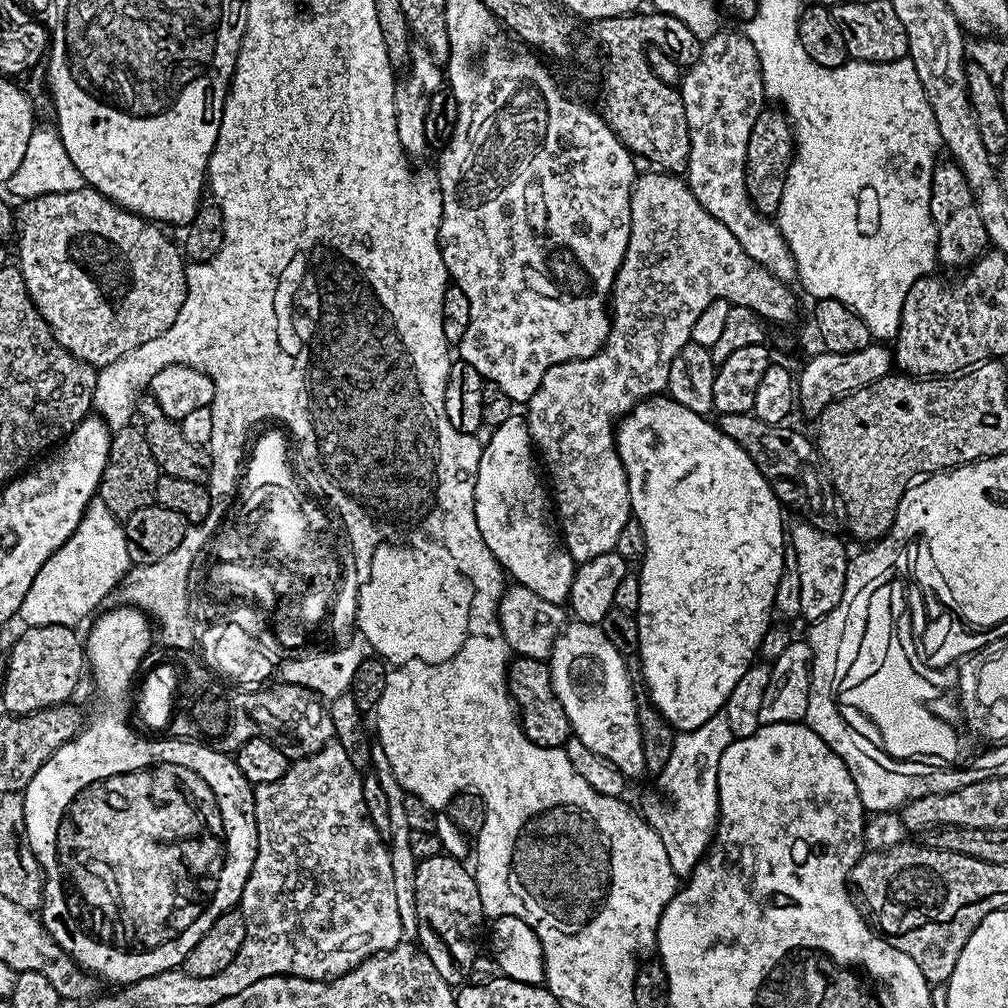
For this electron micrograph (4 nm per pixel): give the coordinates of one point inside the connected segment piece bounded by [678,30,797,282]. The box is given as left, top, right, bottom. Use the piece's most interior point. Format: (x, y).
(723, 93)

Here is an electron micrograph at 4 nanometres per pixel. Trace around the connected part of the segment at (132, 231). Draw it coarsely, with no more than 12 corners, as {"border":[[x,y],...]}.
{"border":[[87,186],[18,208],[26,290],[99,370],[170,330],[186,260]]}

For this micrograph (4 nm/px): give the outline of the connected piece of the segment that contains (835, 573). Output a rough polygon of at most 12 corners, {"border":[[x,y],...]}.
{"border":[[791,525],[801,617],[826,618],[850,563],[839,535]]}

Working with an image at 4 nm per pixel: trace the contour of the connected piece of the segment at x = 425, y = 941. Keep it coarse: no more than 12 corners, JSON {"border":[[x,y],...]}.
{"border":[[441,854],[416,865],[420,951],[468,979],[486,924],[475,875]]}

